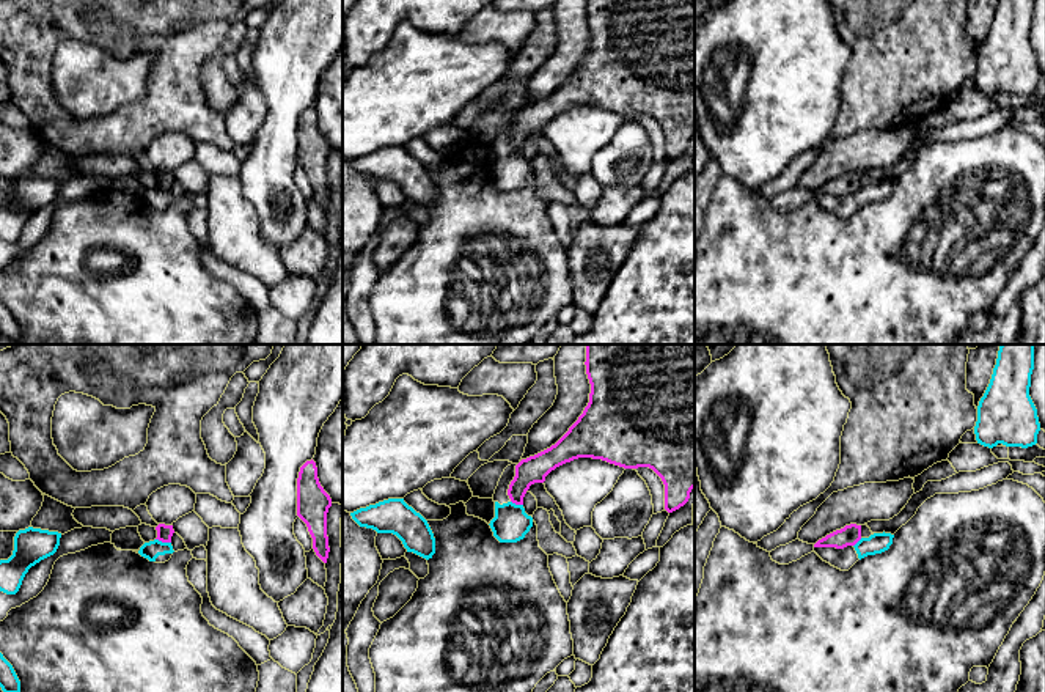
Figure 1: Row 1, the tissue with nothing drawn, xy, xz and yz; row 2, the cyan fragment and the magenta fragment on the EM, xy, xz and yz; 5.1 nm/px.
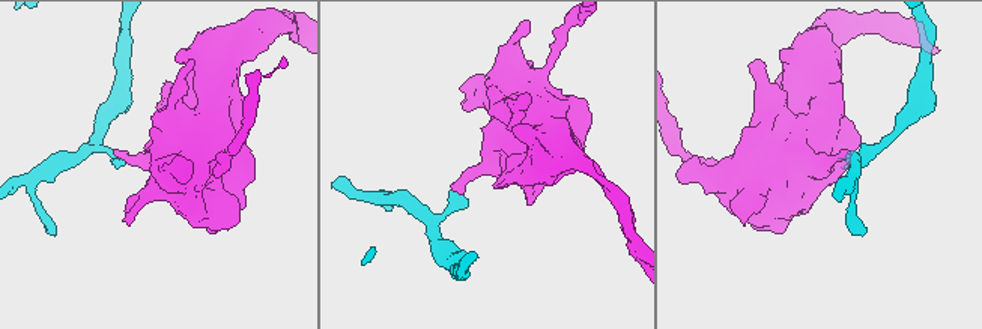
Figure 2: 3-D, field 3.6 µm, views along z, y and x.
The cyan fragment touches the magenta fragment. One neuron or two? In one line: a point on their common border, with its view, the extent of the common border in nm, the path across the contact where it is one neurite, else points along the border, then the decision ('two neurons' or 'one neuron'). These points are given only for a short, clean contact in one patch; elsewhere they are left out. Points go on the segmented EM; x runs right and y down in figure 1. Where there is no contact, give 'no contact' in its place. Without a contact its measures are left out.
meets cyan in xy at (164, 543); contact 80 nm long; border along xy (156, 538), (170, 543); two neurons

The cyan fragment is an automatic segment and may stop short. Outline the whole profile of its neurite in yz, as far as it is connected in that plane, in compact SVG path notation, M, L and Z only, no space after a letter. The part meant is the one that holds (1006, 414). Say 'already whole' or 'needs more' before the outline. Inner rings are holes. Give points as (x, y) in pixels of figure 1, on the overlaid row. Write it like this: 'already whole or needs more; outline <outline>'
already whole; outline M1001 344L990 384L977 406L977 444L1028 448L1037 444L1040 423L1029 396L1034 344Z

